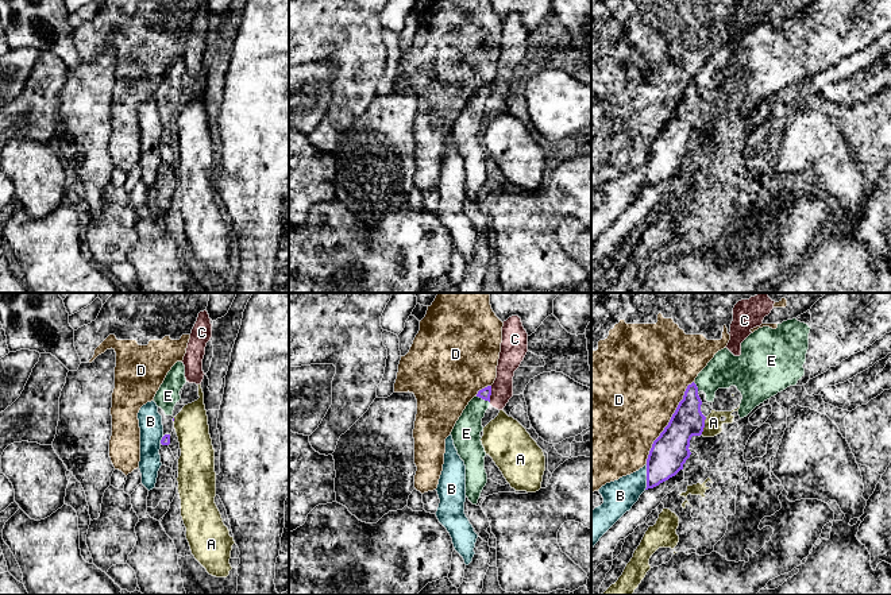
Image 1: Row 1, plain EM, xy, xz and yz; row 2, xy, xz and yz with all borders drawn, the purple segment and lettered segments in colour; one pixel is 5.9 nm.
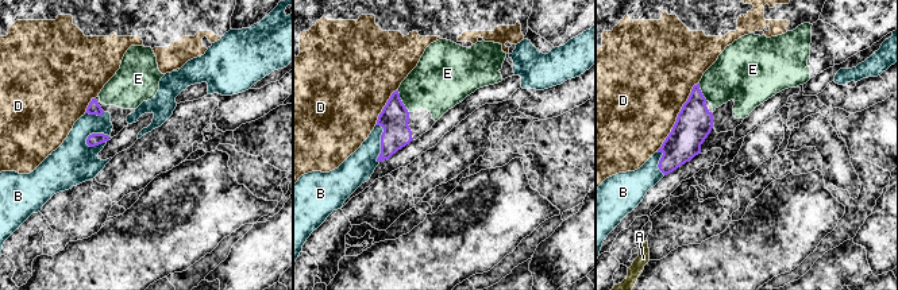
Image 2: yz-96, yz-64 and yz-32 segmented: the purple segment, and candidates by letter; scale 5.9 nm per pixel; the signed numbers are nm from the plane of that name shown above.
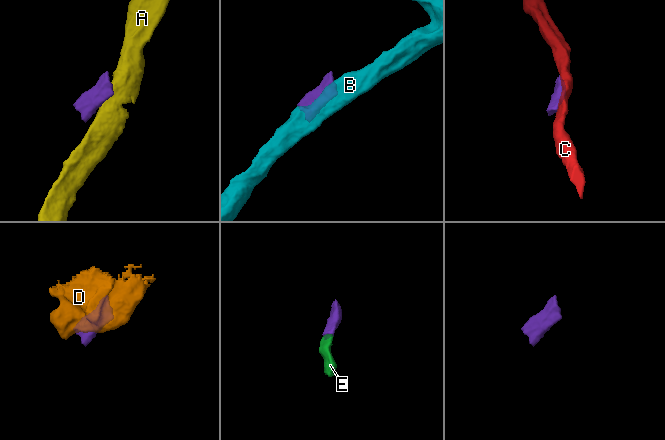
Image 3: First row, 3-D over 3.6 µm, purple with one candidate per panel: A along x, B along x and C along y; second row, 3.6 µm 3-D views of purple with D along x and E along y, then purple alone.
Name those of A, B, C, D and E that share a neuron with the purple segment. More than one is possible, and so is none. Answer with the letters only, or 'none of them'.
E

